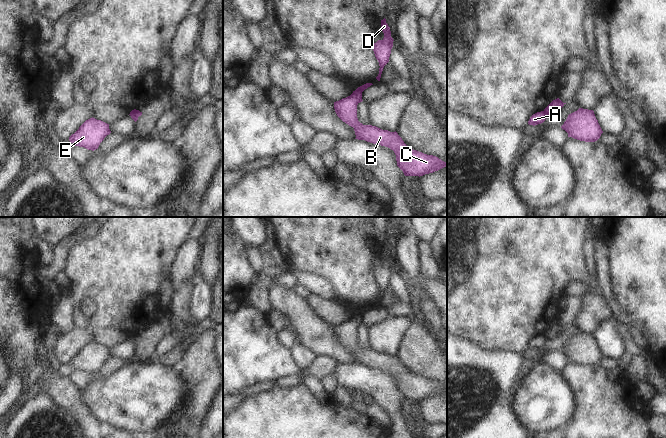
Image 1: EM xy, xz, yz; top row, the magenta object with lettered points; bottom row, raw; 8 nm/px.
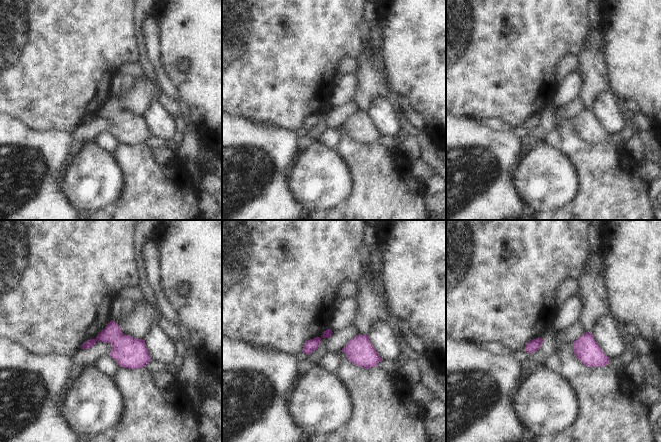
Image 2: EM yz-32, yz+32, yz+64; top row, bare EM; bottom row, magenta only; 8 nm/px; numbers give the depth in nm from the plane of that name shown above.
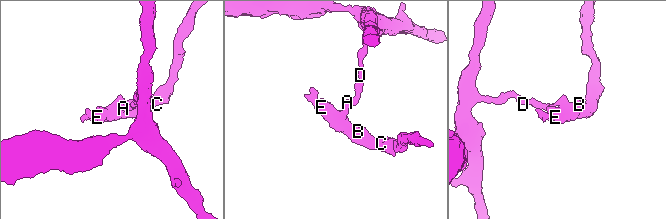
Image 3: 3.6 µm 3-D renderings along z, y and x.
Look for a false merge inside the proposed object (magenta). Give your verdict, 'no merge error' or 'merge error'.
merge error

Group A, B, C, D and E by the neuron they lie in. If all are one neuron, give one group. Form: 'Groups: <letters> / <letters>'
Groups: A D / B C E

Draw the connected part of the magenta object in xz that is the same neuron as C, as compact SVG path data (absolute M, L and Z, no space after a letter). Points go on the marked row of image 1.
M362 92L353 93L334 102L337 116L354 128L356 138L390 148L396 155L397 166L405 176L423 176L447 166L447 163L436 156L427 155L408 147L398 133L382 130L376 126L363 125L357 118L357 105L362 102Z

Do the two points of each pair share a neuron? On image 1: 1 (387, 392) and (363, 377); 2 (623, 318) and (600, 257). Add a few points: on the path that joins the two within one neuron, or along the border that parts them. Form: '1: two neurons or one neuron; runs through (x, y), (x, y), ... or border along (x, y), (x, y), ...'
1: one neuron; runs through (381, 387), (377, 383), (369, 381)
2: one neuron; runs through (613, 303), (606, 290), (603, 272)

